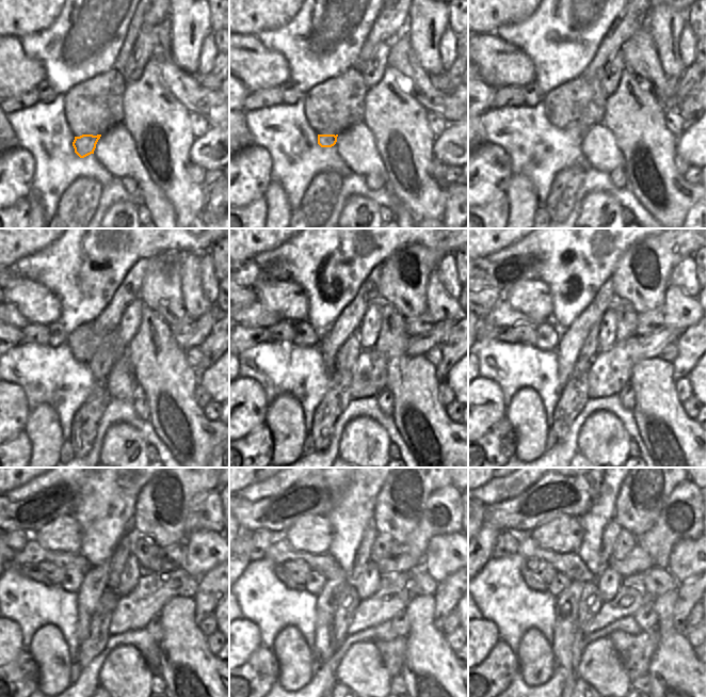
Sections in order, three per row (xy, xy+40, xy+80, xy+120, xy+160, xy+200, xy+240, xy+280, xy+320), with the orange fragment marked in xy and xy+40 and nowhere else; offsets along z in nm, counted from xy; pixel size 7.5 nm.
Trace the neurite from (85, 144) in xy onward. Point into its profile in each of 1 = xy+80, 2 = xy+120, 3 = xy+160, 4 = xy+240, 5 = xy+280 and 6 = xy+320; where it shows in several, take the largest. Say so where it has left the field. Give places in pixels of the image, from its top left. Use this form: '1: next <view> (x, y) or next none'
1: next xy+80 (576, 133)
2: next xy+120 (102, 362)
3: next xy+160 (346, 358)
4: next xy+240 (116, 565)
5: next xy+280 (363, 556)
6: next xy+320 (611, 532)

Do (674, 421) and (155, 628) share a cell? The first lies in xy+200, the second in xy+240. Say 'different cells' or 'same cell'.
different cells

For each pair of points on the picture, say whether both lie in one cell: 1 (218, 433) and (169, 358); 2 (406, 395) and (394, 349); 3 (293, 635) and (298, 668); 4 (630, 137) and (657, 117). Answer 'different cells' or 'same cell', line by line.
1: same cell
2: same cell
3: same cell
4: same cell

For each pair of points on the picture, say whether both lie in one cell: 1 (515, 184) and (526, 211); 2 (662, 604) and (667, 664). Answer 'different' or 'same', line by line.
1: same
2: same

